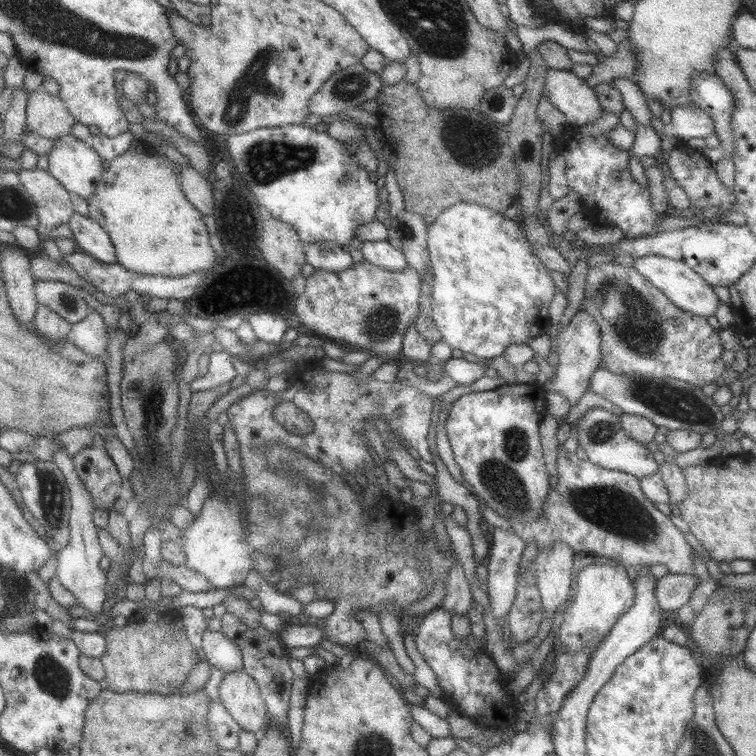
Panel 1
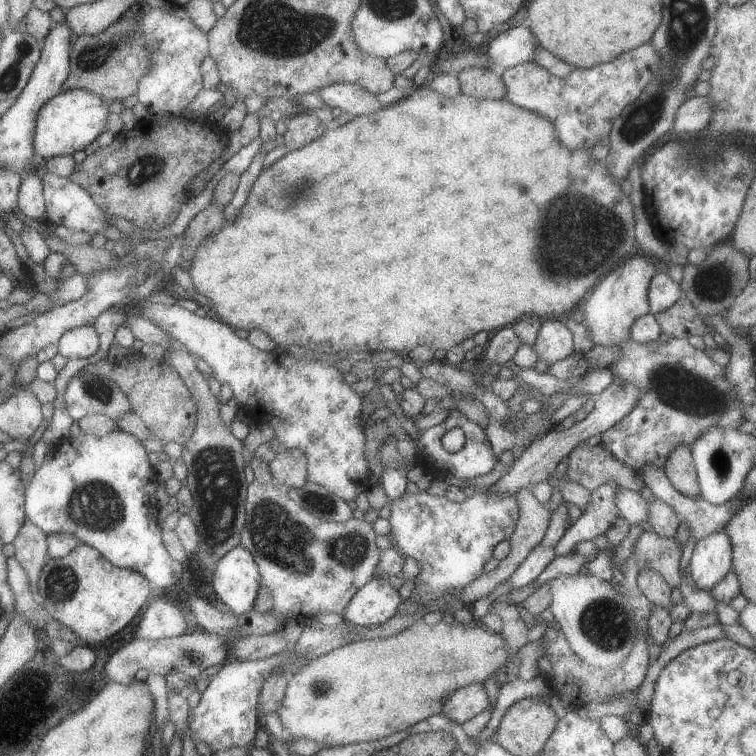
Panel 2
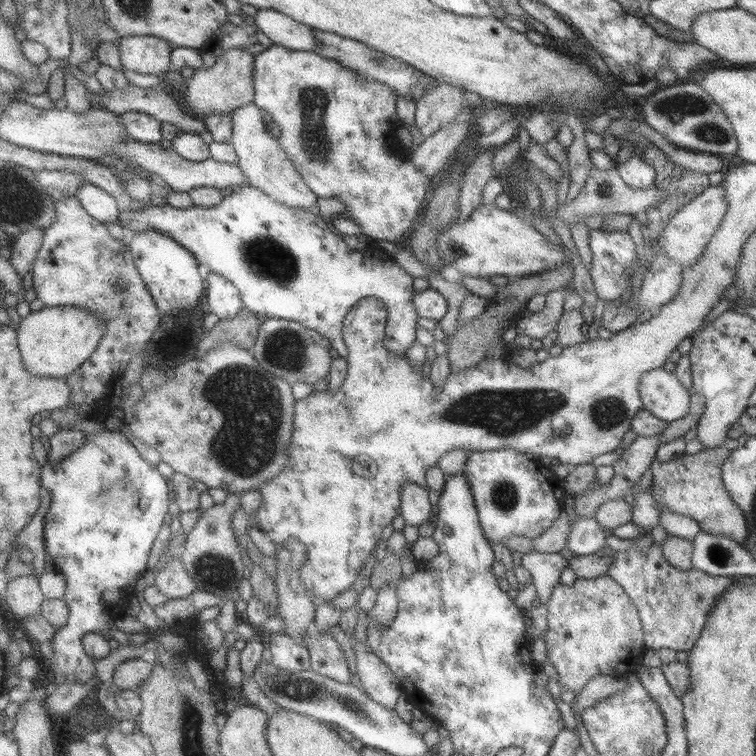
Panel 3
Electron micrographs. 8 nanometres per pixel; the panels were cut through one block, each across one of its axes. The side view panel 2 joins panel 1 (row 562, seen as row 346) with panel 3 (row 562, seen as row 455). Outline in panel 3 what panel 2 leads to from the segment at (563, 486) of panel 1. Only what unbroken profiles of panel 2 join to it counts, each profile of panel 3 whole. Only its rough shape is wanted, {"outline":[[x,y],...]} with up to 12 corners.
{"outline":[[661,545],[613,553],[644,646],[690,650],[733,584],[671,566]]}

